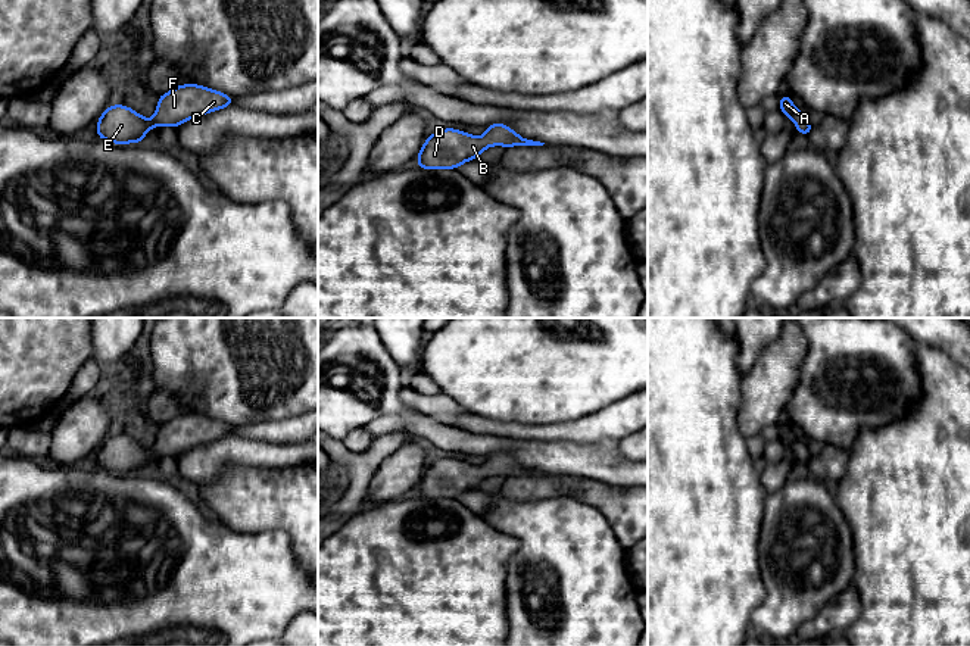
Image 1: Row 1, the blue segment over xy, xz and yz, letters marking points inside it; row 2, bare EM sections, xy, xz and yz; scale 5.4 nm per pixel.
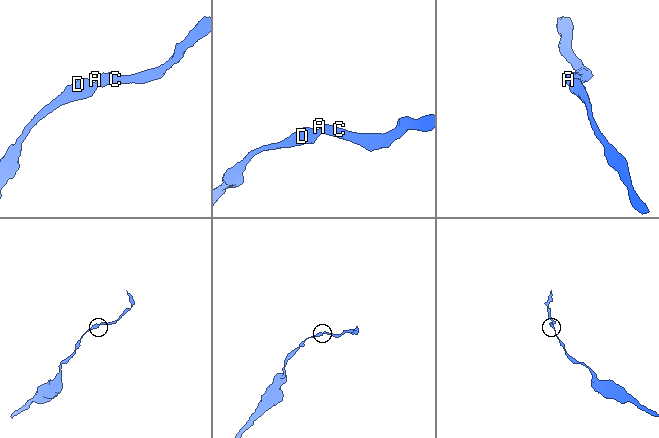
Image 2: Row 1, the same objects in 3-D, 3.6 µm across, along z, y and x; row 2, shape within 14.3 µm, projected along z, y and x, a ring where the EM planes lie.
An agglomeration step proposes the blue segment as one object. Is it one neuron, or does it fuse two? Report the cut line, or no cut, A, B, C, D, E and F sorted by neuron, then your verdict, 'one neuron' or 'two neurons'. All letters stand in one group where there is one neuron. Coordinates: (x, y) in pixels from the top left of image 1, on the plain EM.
cut none; groups A B C D E F; one neuron

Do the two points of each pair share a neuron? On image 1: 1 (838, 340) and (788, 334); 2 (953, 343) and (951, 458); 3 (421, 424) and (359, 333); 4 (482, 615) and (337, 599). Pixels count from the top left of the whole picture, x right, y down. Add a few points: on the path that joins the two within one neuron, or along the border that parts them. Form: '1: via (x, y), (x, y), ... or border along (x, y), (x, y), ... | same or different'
1: border along (804, 333), (807, 355), (799, 370) | different
2: border along (922, 343), (942, 349), (954, 361) | different
3: via (398, 406), (389, 398), (387, 370), (376, 356) | same
4: via (446, 615), (373, 615) | same

